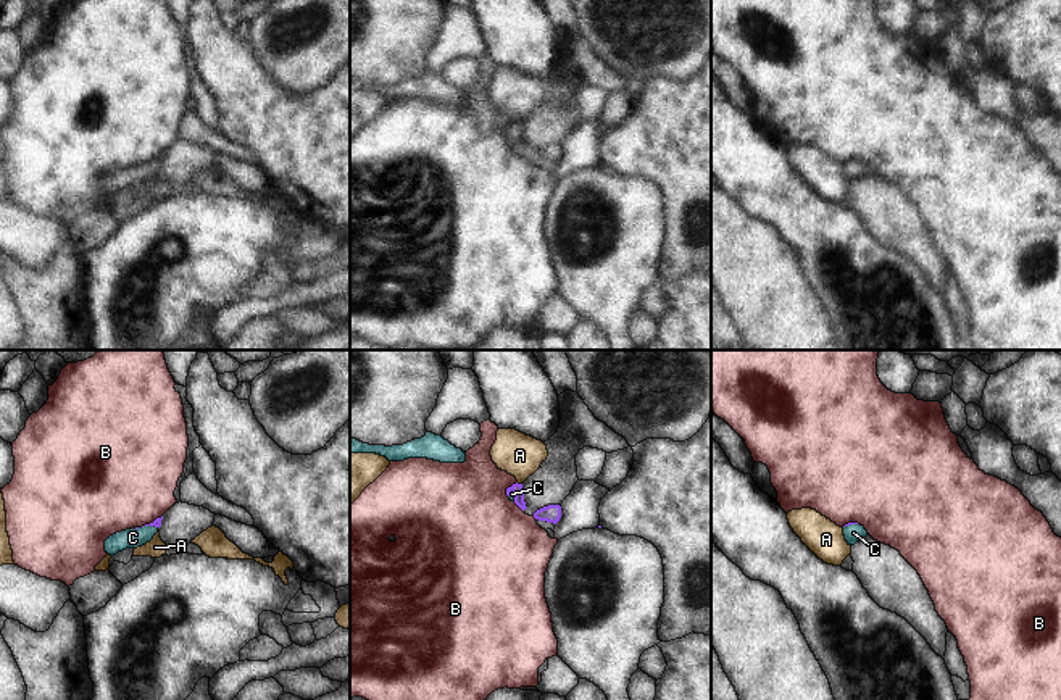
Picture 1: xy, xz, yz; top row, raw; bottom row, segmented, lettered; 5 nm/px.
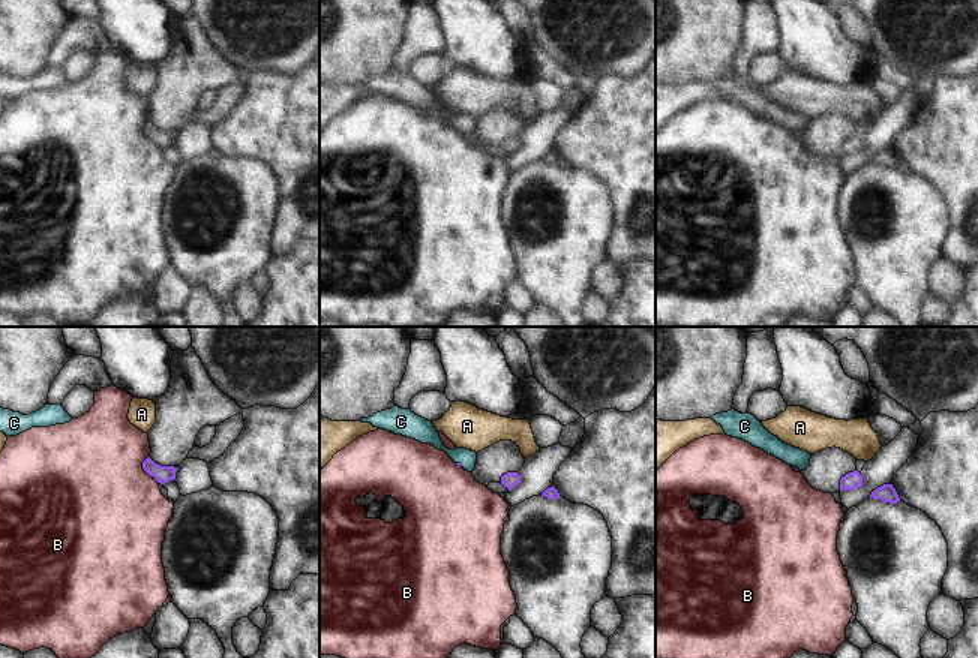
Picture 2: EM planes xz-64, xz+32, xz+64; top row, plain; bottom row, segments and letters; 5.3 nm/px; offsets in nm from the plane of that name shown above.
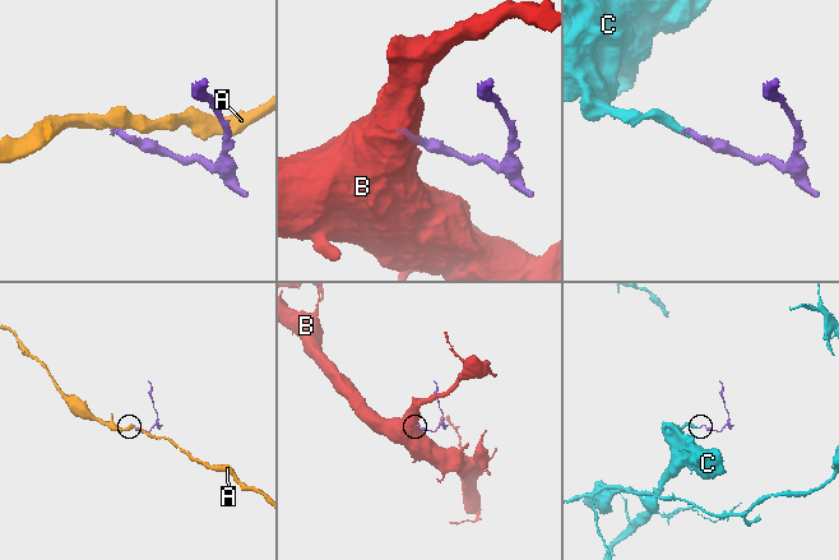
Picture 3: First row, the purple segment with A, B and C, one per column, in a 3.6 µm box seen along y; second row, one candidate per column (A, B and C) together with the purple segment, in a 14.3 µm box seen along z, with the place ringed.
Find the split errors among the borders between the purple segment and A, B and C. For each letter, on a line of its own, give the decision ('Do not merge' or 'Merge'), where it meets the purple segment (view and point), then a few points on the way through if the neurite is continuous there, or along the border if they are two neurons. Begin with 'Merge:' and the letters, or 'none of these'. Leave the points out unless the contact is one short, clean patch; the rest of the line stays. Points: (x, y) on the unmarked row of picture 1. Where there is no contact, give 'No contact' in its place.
Merge: C
A: Do not merge. Touches purple at xz (520, 123). Boundary: xz (516, 121), (521, 123)
B: Do not merge. Touches purple at xz (507, 128). Boundary: xz (516, 120), (507, 128), (508, 136)
C: Merge. Touches purple at xz (515, 134). Path across: xz (516, 126), (515, 134), (511, 133).

